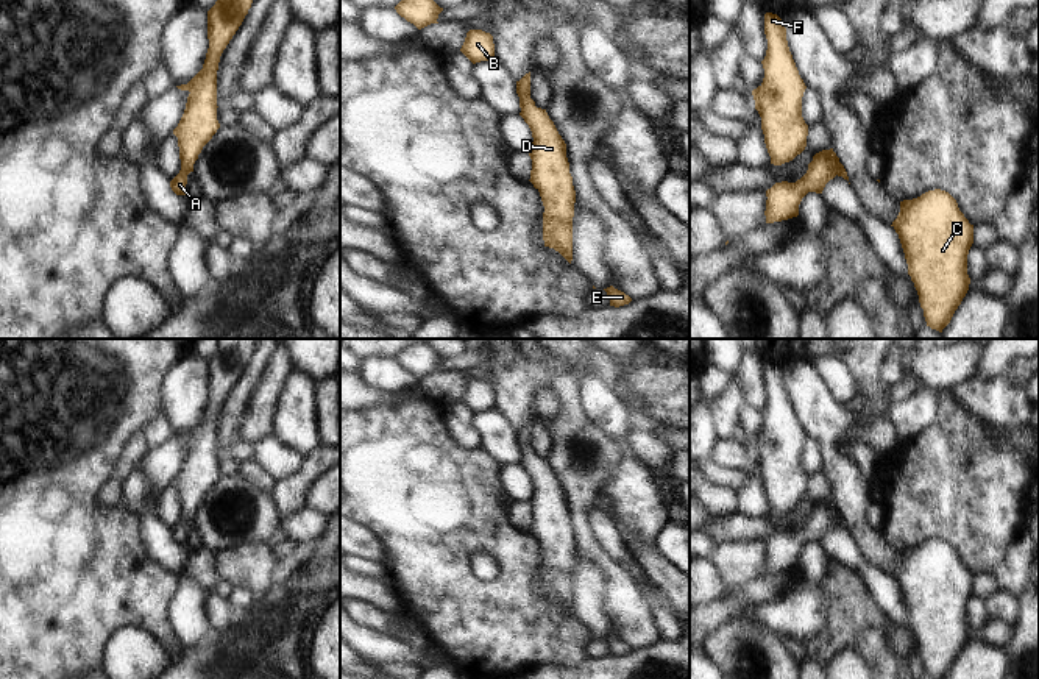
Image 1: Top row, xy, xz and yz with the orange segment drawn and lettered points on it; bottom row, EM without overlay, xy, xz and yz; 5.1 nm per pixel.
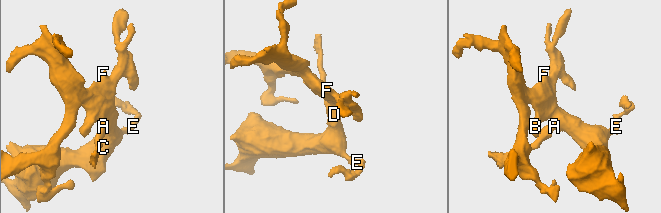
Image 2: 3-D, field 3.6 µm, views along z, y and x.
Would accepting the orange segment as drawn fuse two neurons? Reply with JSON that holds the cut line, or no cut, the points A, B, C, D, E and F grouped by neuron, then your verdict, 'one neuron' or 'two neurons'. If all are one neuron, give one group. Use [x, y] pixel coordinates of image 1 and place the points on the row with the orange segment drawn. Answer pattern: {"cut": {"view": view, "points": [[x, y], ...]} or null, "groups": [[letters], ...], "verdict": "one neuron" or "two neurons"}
{"cut": null, "groups": [["A", "B", "C", "D", "E", "F"]], "verdict": "one neuron"}

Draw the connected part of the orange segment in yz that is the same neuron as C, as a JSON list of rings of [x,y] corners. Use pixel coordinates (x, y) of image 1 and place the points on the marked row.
[[[934,189],[900,201],[900,212],[891,226],[899,234],[927,326],[942,332],[969,290],[967,254],[973,244],[973,225],[949,192]]]

